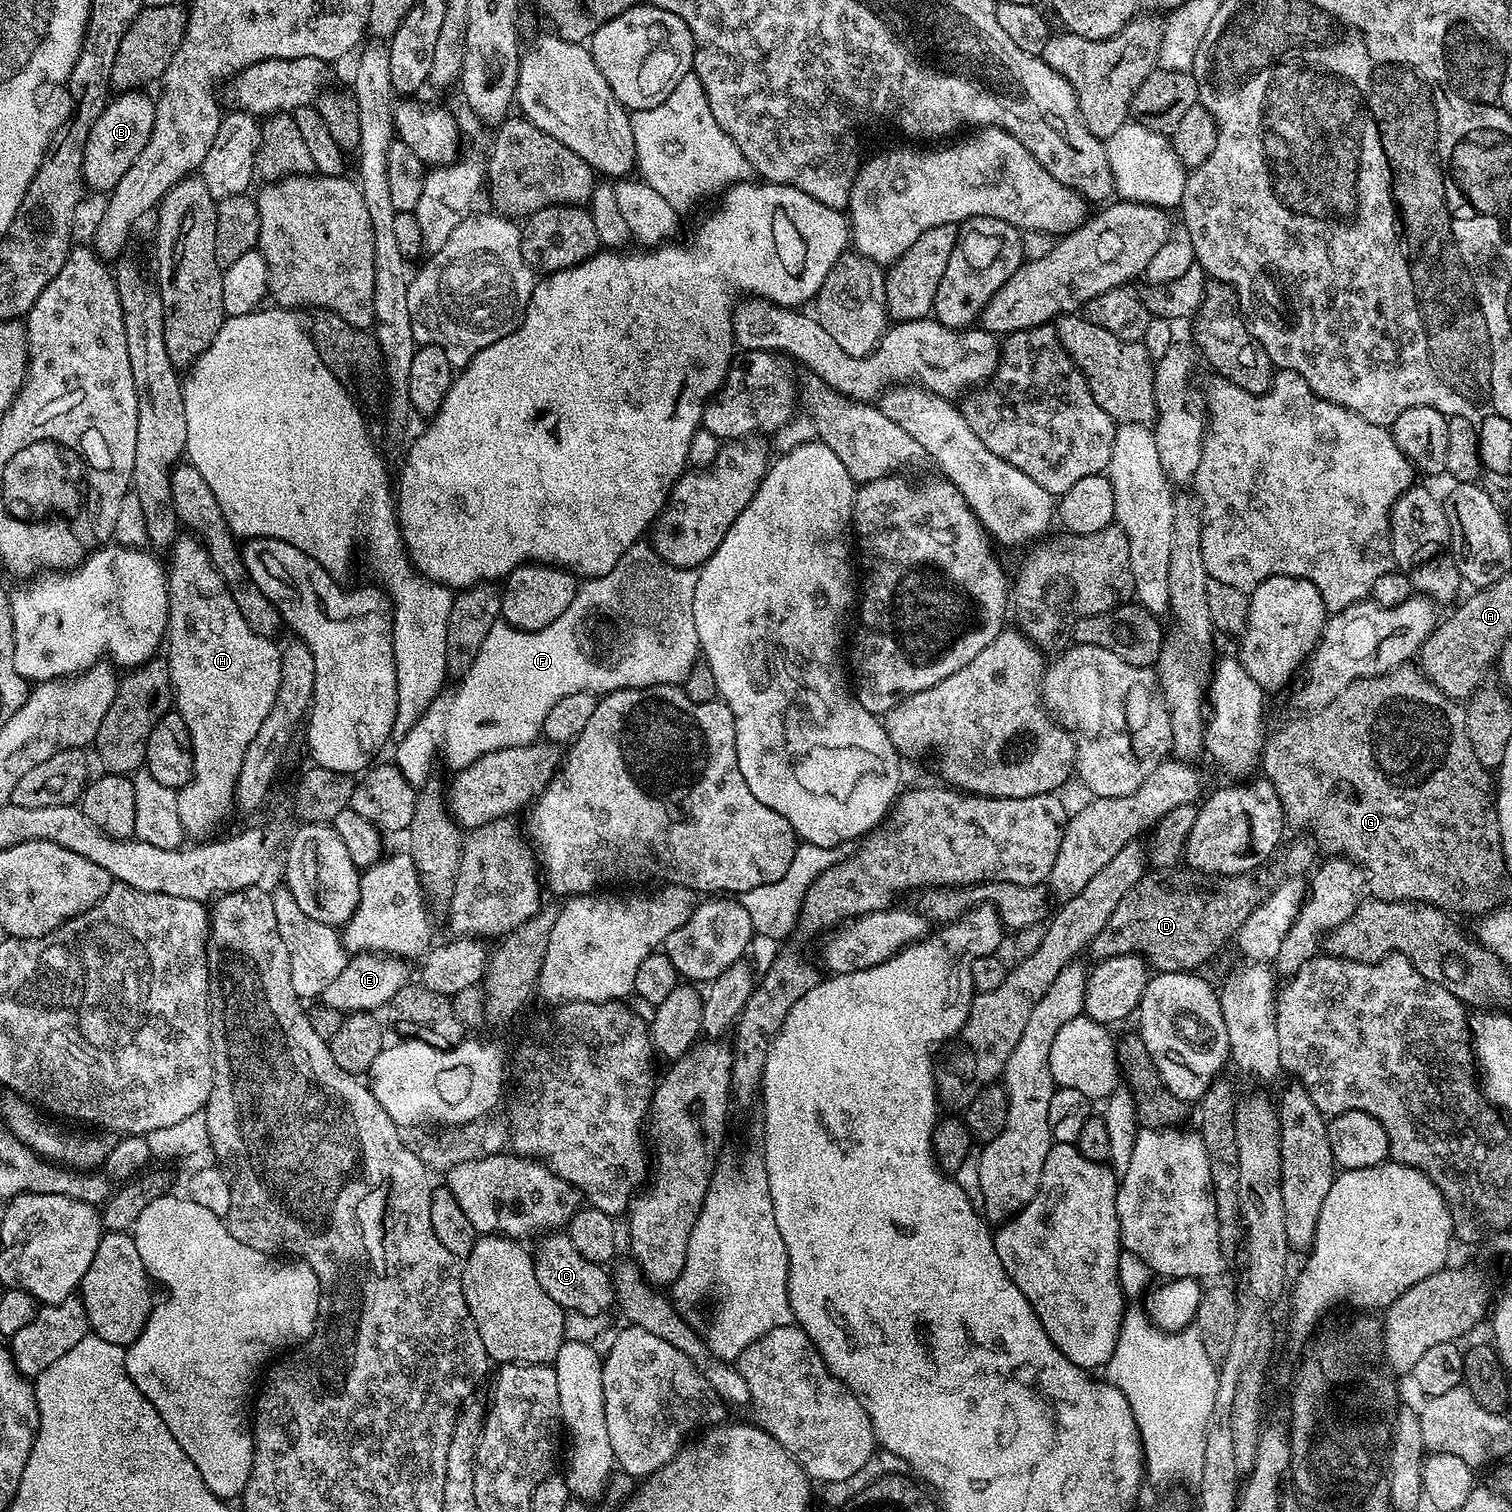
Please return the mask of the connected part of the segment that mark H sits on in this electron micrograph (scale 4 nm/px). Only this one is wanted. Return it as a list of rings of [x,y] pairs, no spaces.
[[[181,535],[170,546],[172,552],[172,568],[167,569],[168,578],[168,627],[166,629],[166,652],[168,648],[168,656],[166,655],[166,663],[168,665],[168,673],[174,685],[174,708],[179,712],[182,722],[186,724],[188,737],[192,743],[192,777],[185,788],[177,791],[177,812],[178,818],[181,819],[183,831],[192,838],[204,838],[209,835],[208,832],[215,824],[220,823],[226,816],[228,811],[234,808],[234,793],[236,790],[236,779],[240,773],[242,766],[242,758],[246,754],[246,750],[250,746],[250,742],[254,738],[254,734],[258,734],[258,726],[262,726],[262,722],[266,718],[266,714],[270,714],[270,706],[274,704],[274,698],[278,692],[278,678],[280,677],[280,654],[281,649],[272,645],[273,641],[267,636],[260,636],[254,630],[250,630],[250,626],[246,622],[246,618],[242,618],[242,610],[238,610],[238,606],[232,597],[232,591],[226,586],[226,582],[221,578],[220,571],[212,565],[210,558],[206,554],[203,544],[191,535]]]

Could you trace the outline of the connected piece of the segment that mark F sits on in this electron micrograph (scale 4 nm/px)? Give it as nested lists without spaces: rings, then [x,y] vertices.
[[[641,542],[630,546],[630,550],[626,550],[626,554],[622,554],[622,558],[618,558],[614,570],[610,570],[601,576],[585,579],[577,587],[574,602],[570,602],[570,606],[566,606],[566,610],[562,610],[562,614],[558,614],[558,618],[554,618],[554,622],[550,622],[550,626],[546,626],[542,630],[527,632],[526,630],[511,628],[503,622],[490,626],[490,634],[486,634],[478,654],[472,660],[472,664],[463,669],[461,676],[464,677],[461,678],[460,685],[457,688],[450,689],[449,692],[447,690],[441,691],[433,697],[428,703],[428,708],[414,722],[414,726],[410,726],[410,730],[397,739],[400,741],[396,744],[394,763],[396,767],[402,770],[404,777],[412,785],[420,786],[420,783],[428,776],[428,767],[435,762],[436,755],[439,752],[444,755],[445,762],[452,767],[452,770],[459,770],[470,766],[476,759],[490,754],[491,751],[500,751],[504,747],[518,747],[520,744],[533,743],[541,735],[544,719],[550,714],[552,705],[575,692],[585,691],[593,694],[607,694],[617,692],[619,688],[649,688],[655,684],[683,685],[684,679],[690,674],[690,670],[696,665],[696,661],[701,655],[698,630],[694,626],[694,586],[696,585],[697,573],[691,568],[675,568],[665,557],[663,560],[660,556],[663,555],[647,543]]]

